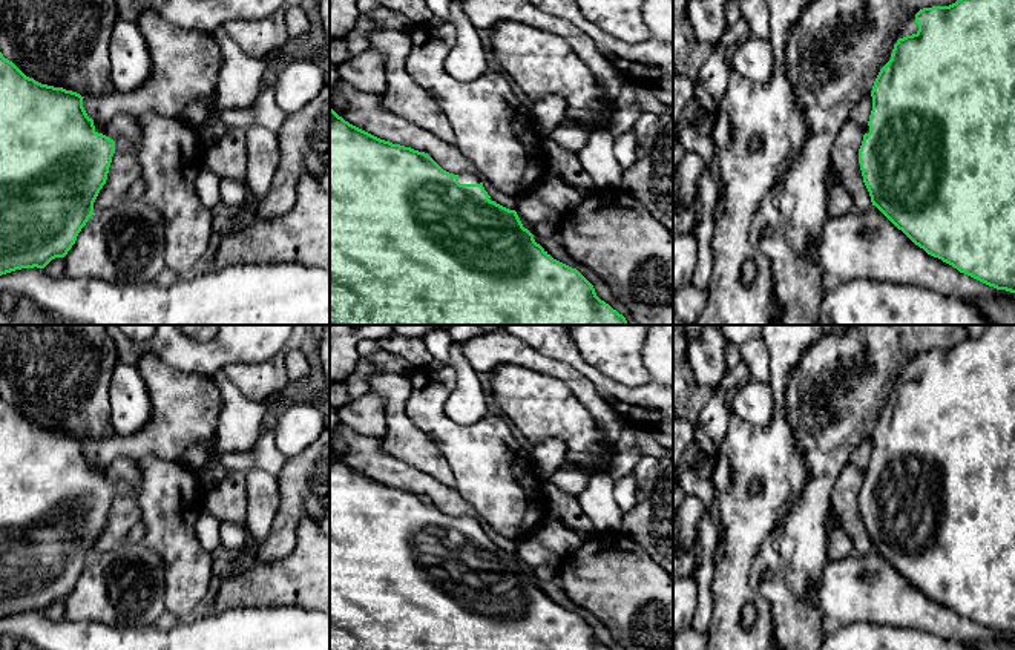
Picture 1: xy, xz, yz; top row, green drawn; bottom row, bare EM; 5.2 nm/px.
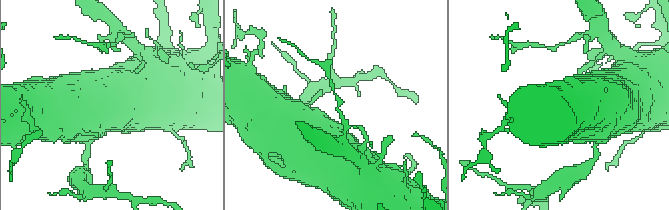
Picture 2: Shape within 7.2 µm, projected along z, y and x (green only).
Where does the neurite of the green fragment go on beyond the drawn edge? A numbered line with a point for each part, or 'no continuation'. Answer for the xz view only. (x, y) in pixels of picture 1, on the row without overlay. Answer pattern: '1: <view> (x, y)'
1: xz (462, 521)

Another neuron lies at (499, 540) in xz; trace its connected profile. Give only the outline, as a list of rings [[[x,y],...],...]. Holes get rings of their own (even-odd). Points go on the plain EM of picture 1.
[[[483,523],[483,530],[488,535],[488,538],[500,549],[515,553],[517,550],[517,541],[508,540],[503,535],[500,535],[497,530],[494,530],[489,524]]]

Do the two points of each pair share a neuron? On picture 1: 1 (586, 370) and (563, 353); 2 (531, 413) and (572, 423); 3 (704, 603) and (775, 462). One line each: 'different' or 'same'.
1: same
2: same
3: different

